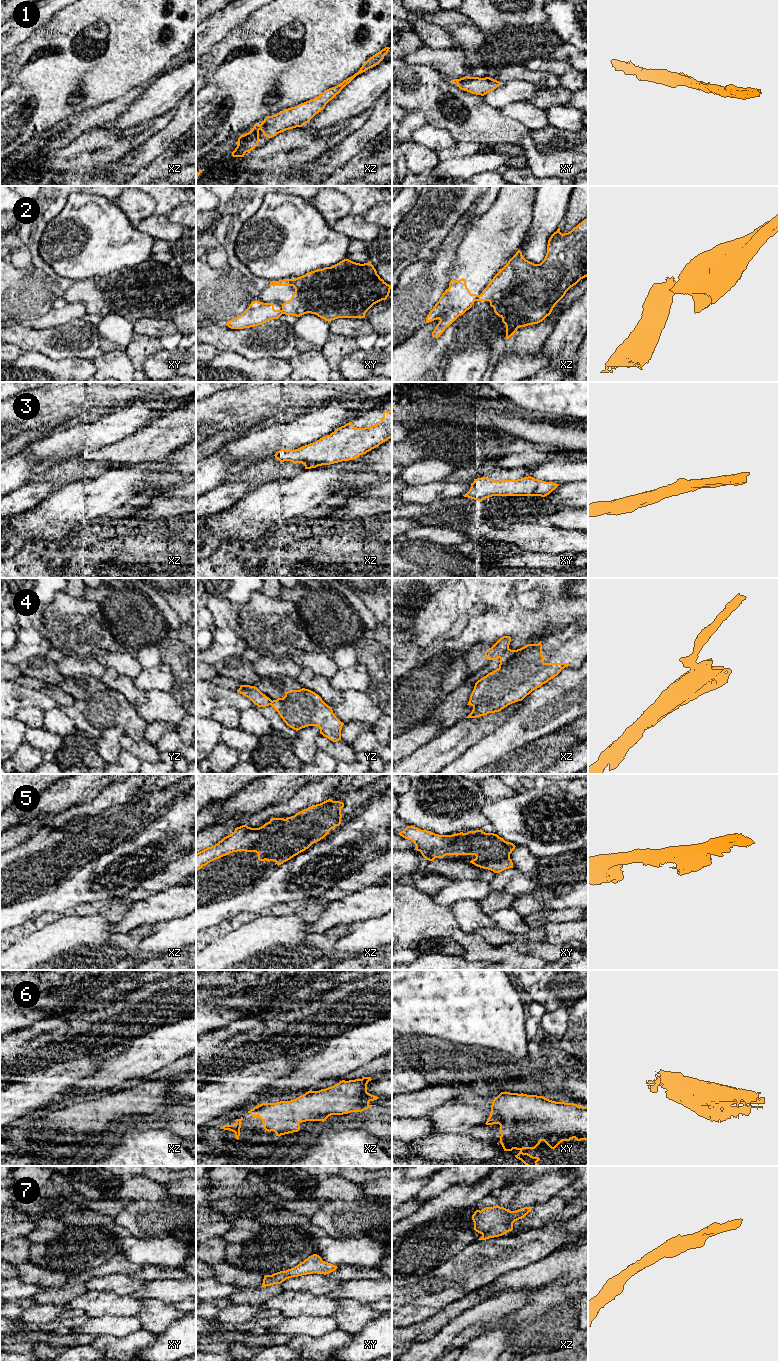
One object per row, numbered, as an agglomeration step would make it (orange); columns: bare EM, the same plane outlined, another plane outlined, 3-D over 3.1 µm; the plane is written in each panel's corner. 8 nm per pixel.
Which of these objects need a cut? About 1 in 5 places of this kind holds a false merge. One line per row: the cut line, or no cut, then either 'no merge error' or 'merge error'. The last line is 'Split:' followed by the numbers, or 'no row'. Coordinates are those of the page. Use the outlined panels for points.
1: no cut; no merge error
2: cut in xz along (478, 295), (475, 300); merge error
3: no cut; no merge error
4: cut in xz along (508, 648), (499, 657); merge error
5: no cut; no merge error
6: no cut; no merge error
7: no cut; no merge error
Split: 2, 4

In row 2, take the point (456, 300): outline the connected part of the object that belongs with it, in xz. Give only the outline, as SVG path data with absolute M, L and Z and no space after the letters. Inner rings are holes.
M464 278L459 281L452 279L449 288L427 315L426 323L440 320L432 336L438 338L459 316L472 307L477 297L478 295L470 293Z

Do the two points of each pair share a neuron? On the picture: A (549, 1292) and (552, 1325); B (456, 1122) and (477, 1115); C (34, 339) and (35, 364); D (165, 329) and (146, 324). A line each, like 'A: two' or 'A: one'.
A: one
B: one
C: two
D: one

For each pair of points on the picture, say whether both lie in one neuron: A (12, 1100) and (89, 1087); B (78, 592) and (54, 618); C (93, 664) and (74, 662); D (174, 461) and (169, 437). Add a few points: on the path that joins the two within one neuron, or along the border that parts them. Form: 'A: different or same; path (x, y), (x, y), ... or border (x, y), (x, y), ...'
A: different; border (87, 1077), (76, 1081), (65, 1094)
B: different; border (65, 591), (77, 598), (83, 599)
C: same; path (88, 665), (79, 665)
D: different; border (185, 443), (169, 454)

